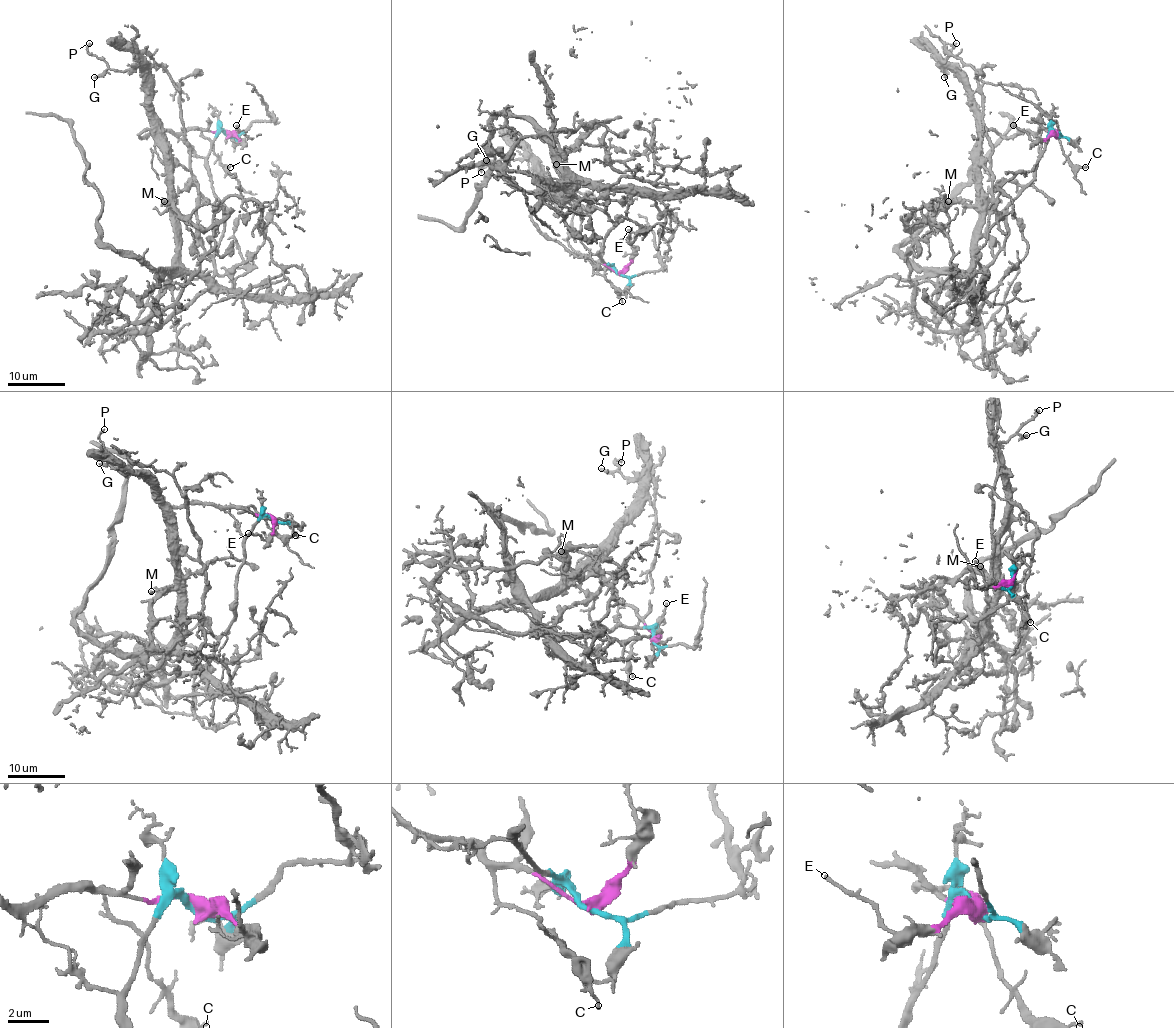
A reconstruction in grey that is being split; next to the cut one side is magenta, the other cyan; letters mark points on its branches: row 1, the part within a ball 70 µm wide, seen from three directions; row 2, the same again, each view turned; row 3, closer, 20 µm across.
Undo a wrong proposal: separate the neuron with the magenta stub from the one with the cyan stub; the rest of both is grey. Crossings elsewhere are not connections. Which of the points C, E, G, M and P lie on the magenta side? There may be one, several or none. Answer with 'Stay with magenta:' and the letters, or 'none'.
Stay with magenta: C, E, G, M, P

